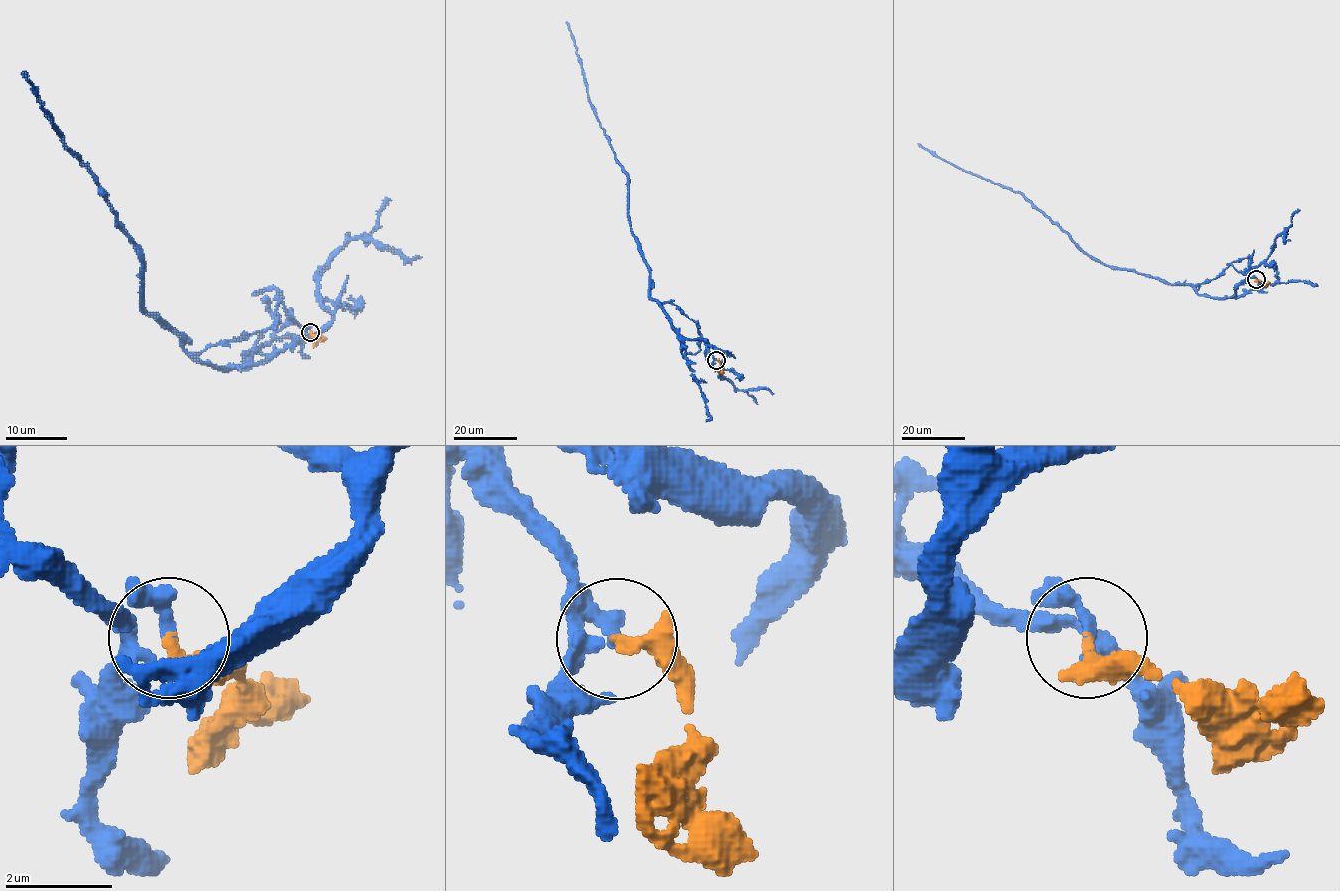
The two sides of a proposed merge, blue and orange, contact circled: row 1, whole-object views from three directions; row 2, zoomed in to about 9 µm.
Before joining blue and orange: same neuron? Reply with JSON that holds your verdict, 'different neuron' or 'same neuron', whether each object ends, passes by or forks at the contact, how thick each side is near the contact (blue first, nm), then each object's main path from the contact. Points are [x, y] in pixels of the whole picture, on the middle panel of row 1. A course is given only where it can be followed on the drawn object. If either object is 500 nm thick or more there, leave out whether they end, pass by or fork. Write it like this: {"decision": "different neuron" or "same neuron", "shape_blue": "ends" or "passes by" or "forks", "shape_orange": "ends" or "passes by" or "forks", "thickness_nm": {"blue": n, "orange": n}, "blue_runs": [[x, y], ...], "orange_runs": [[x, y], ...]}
{"decision": "same neuron", "shape_blue": "ends", "shape_orange": "ends", "thickness_nm": {"blue": 240, "orange": 280}, "blue_runs": [[715, 359], [693, 320], [675, 305], [649, 296], [649, 269], [628, 215], [628, 174], [600, 124], [566, 21]], "orange_runs": [[715, 359], [723, 374]]}

